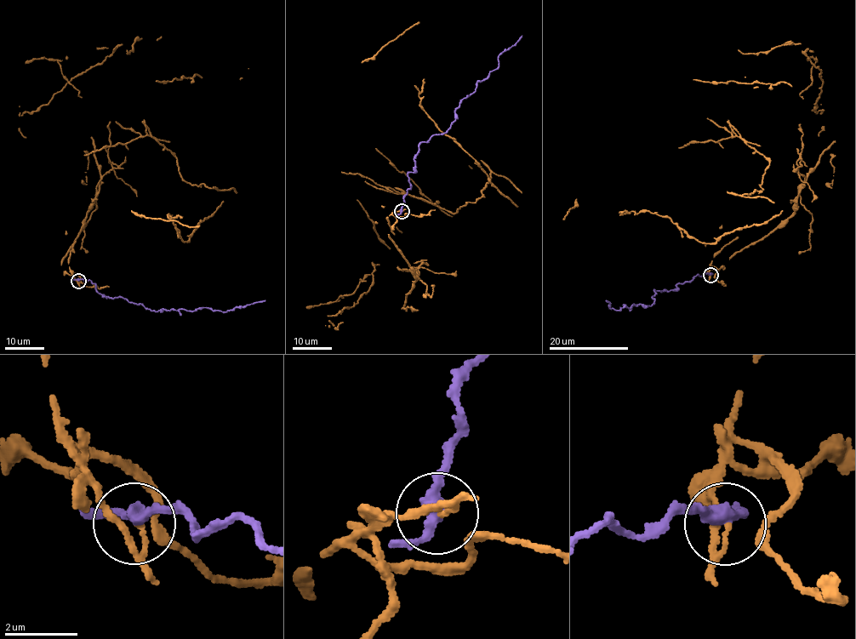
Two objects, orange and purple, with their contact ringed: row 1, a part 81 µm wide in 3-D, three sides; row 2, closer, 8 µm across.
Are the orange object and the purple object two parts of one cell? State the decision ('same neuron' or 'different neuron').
different neuron

